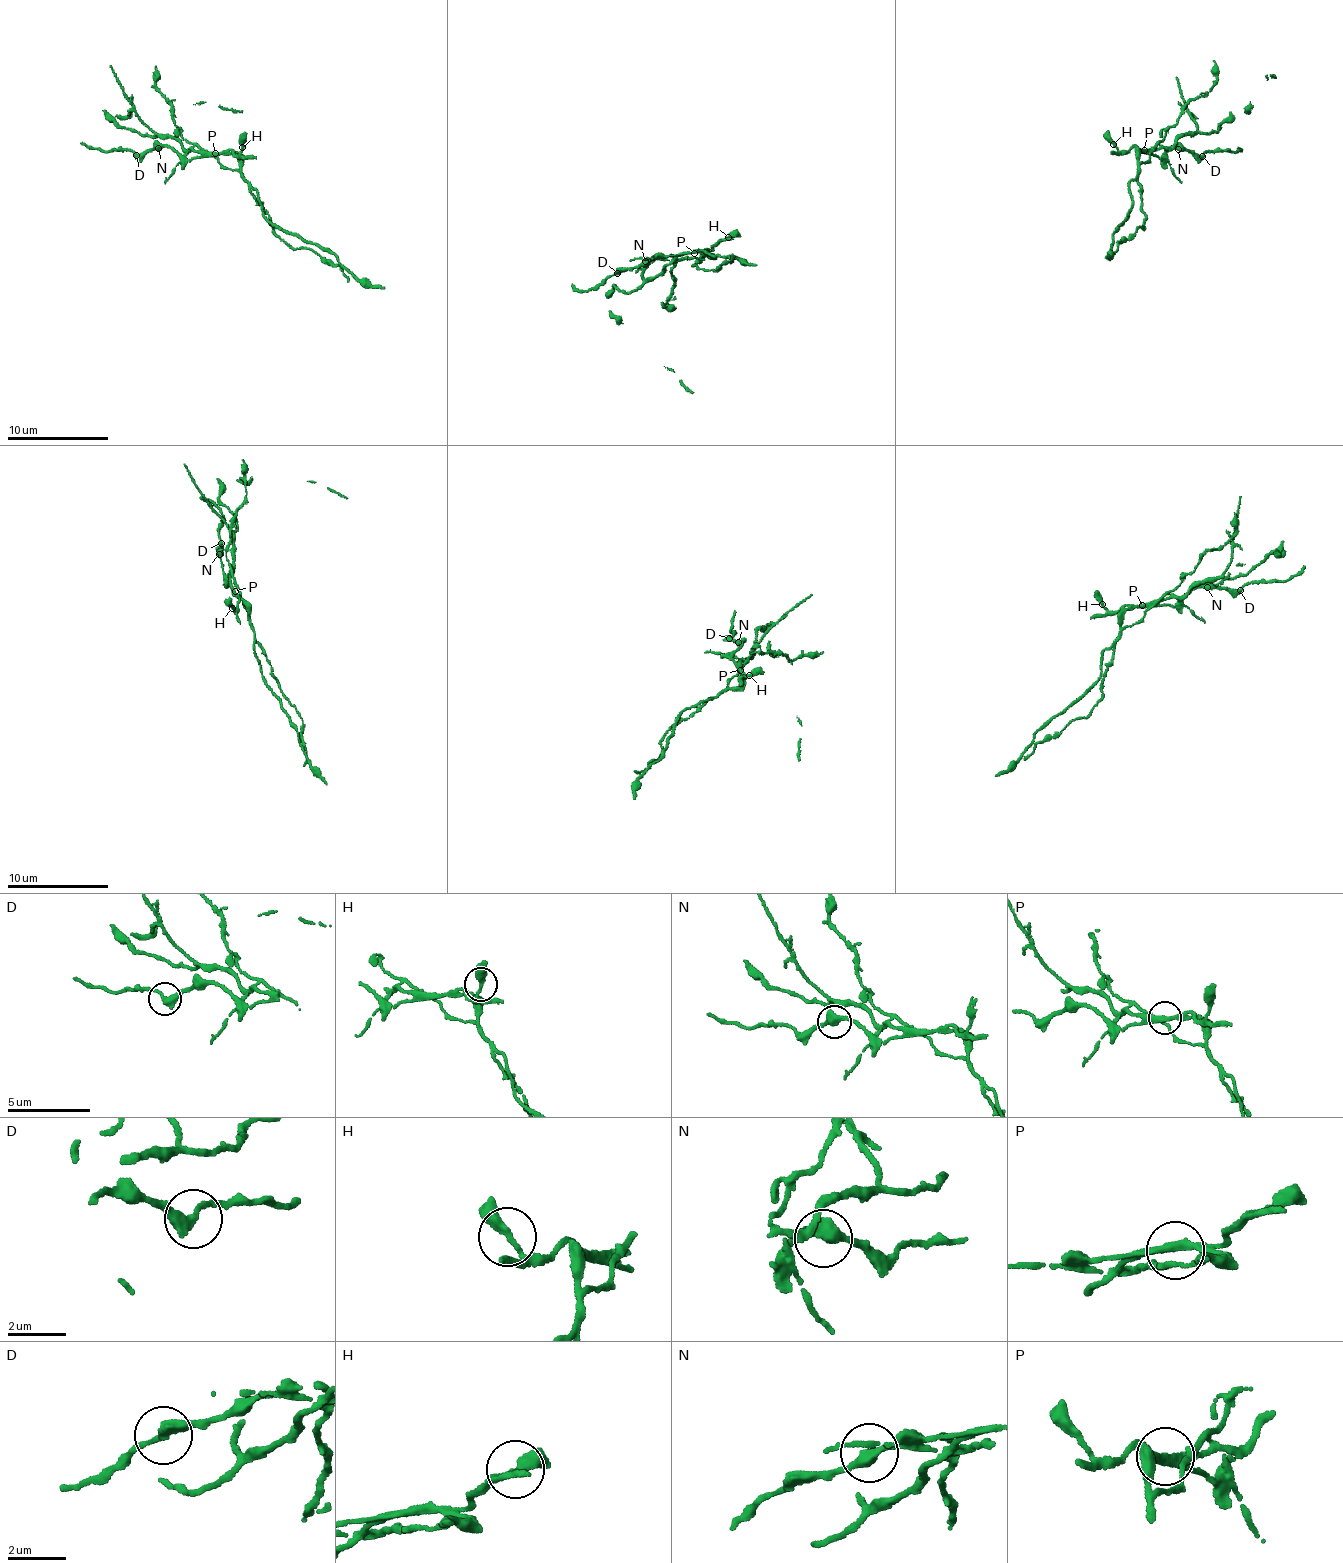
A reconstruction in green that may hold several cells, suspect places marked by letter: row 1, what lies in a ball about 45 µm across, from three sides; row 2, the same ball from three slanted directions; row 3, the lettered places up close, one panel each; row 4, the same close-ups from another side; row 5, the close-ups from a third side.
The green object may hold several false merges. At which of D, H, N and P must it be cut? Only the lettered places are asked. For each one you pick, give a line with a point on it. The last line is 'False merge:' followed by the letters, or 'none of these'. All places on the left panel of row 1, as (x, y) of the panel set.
P: Place: (215, 153)
False merge: P

